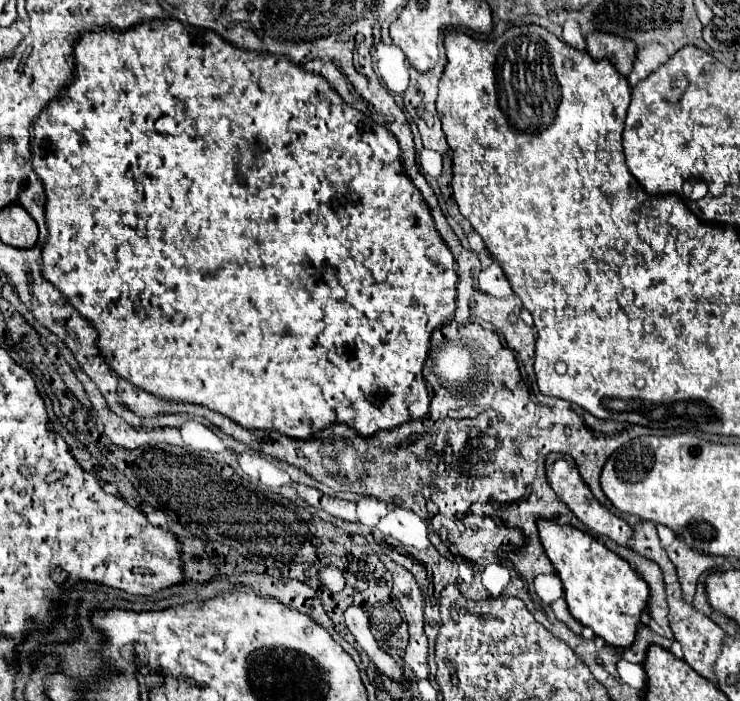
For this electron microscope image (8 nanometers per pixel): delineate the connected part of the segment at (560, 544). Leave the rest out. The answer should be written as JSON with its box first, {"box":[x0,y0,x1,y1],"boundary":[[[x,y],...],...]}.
{"box":[538,519,648,649],"boundary":[[[540,519],[538,529],[544,551],[564,583],[566,601],[574,619],[590,627],[608,645],[622,649],[630,647],[636,639],[638,627],[642,625],[640,615],[648,609],[648,583],[636,575],[628,561],[600,545],[592,535],[572,525],[558,525],[556,521]]]}

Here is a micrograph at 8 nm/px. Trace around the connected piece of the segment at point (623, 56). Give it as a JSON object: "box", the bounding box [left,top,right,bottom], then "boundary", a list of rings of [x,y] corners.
{"box":[586,31,636,75],"boundary":[[[600,31],[586,37],[586,49],[594,59],[608,57],[622,75],[630,73],[636,57],[634,41],[610,33],[600,33]]]}

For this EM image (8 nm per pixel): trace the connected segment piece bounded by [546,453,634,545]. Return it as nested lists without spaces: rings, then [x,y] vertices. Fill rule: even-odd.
[[[550,453],[546,457],[546,475],[548,475],[548,481],[552,485],[552,489],[558,493],[558,497],[570,507],[570,511],[588,527],[592,529],[594,533],[598,535],[606,535],[610,537],[612,541],[616,541],[618,545],[628,545],[628,541],[632,539],[632,527],[620,519],[618,515],[614,515],[608,507],[602,507],[596,497],[592,495],[592,491],[588,489],[588,485],[582,481],[578,469],[576,469],[576,463],[572,461],[572,457],[564,455],[564,453]]]

